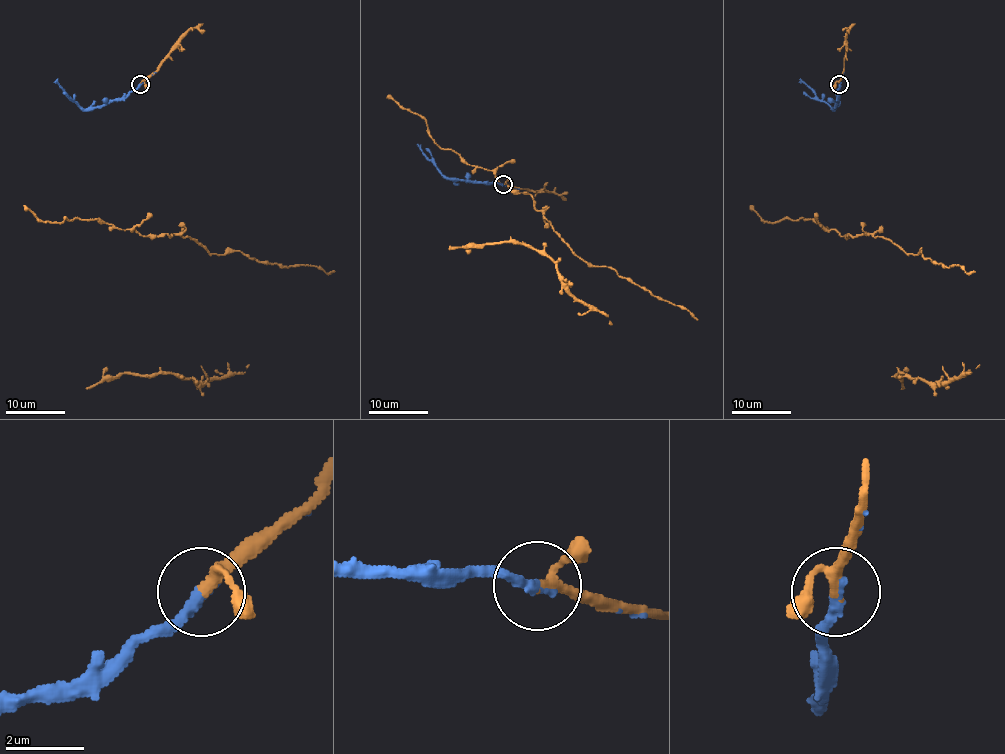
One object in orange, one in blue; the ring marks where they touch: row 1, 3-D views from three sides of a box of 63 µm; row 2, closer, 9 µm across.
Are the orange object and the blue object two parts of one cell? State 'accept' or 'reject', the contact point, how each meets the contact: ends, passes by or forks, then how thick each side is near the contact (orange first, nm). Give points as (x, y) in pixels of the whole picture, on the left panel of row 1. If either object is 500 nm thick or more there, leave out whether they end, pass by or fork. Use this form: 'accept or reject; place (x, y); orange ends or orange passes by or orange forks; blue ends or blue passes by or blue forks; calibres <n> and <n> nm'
accept; place (140, 84); orange passes by; blue ends; calibres 240 and 280 nm

